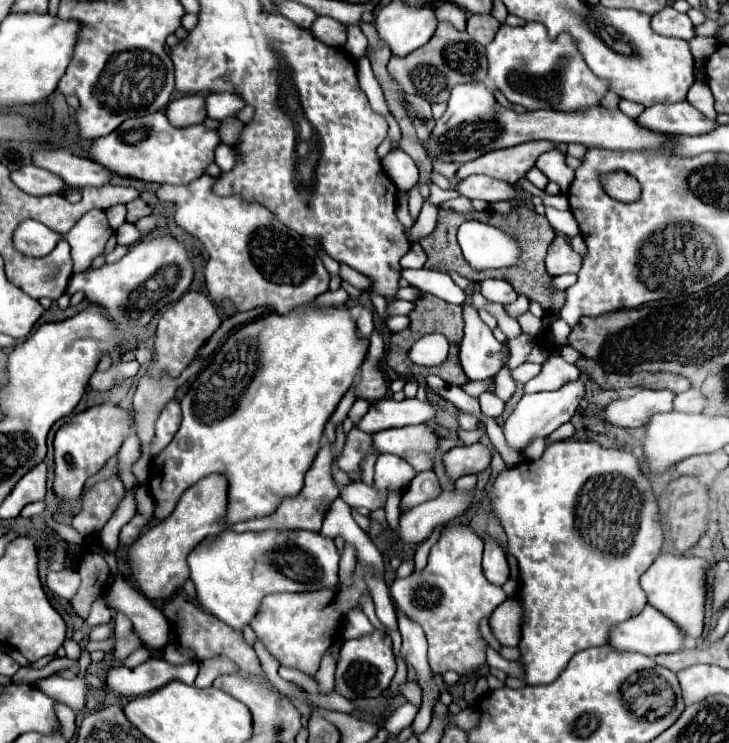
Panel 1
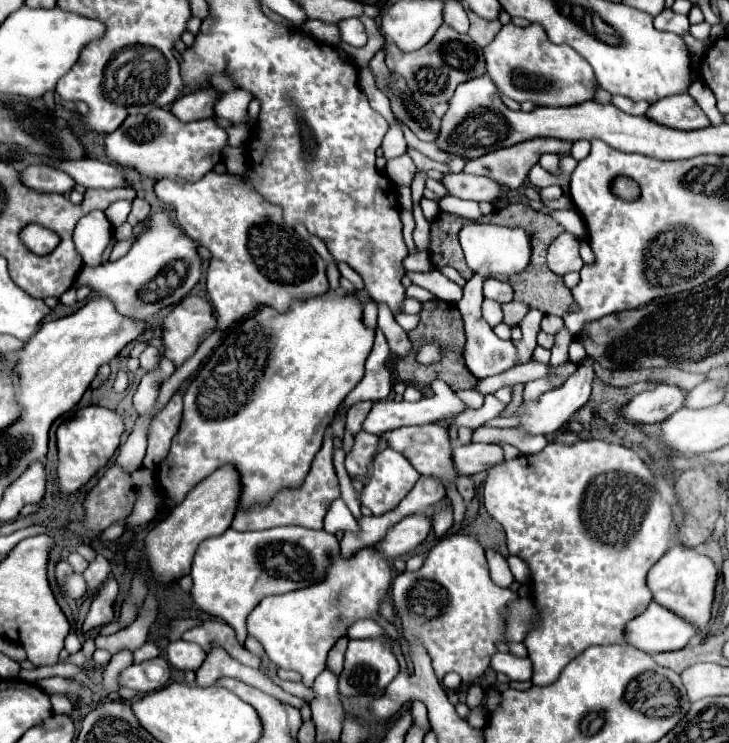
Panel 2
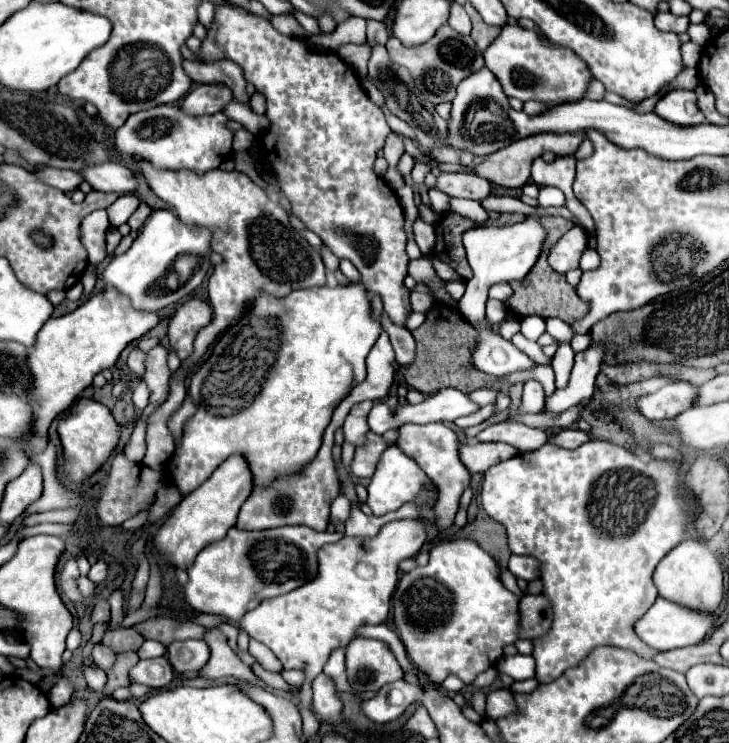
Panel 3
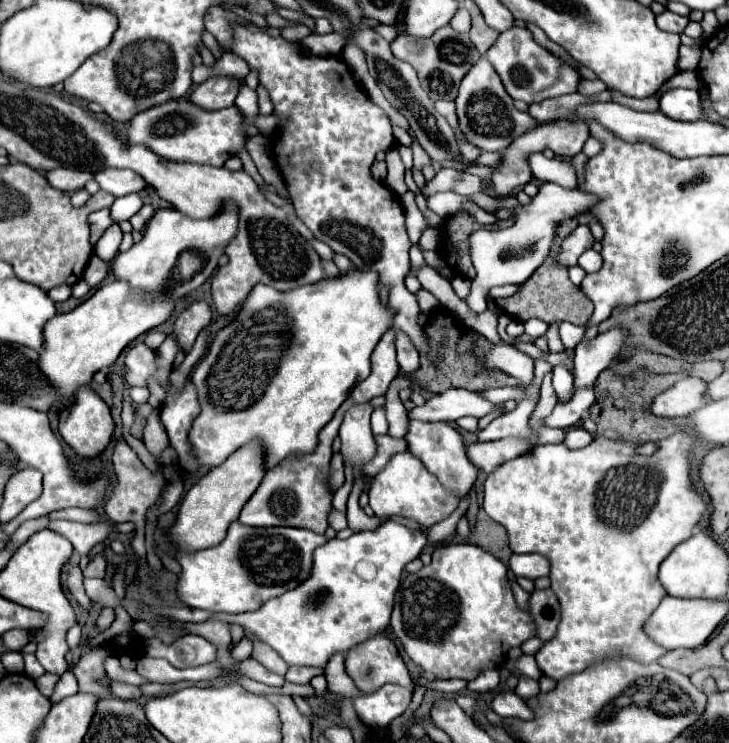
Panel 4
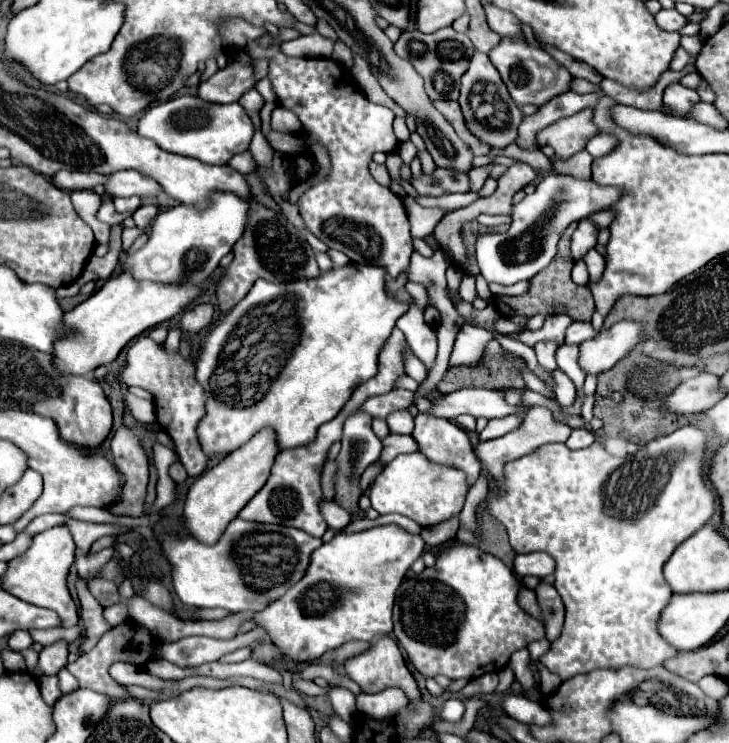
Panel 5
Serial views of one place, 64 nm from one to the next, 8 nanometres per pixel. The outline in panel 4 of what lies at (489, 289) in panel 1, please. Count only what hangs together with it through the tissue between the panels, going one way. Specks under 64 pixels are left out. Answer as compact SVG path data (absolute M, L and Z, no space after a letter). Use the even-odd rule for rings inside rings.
M496 286L496 288L490 288L490 296L492 296L492 300L508 298L508 296L516 294L518 290L520 290L520 286Z

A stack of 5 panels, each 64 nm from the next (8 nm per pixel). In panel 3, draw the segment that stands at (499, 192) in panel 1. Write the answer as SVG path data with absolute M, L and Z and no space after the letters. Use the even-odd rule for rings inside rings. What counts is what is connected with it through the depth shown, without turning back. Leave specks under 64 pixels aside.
M440 172L434 188L446 192L452 198L472 198L472 200L482 200L492 190L488 180L468 172Z

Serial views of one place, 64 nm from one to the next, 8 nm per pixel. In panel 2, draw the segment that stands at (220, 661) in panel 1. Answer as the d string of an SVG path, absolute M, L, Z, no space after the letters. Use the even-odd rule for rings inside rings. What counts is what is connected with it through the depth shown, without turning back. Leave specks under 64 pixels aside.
M212 644L208 658L196 670L196 682L198 682L198 686L212 686L220 678L242 680L242 682L258 688L258 690L264 690L266 694L270 694L270 696L274 696L278 700L286 700L288 704L292 704L296 708L302 706L300 698L296 698L292 694L286 694L280 686L272 684L260 670L254 670L254 668L248 668L248 666L240 664L238 660L228 656L224 652L224 648L220 648L220 644Z

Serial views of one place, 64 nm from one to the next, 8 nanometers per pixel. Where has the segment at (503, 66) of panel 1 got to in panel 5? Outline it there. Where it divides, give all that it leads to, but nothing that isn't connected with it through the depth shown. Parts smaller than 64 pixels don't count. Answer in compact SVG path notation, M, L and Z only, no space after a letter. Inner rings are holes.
M502 38L502 42L490 52L490 62L500 72L504 84L508 86L508 92L510 92L512 100L518 106L526 106L526 104L542 106L550 98L566 92L568 84L572 80L570 72L564 70L548 52L544 52L542 48L530 46L522 38Z

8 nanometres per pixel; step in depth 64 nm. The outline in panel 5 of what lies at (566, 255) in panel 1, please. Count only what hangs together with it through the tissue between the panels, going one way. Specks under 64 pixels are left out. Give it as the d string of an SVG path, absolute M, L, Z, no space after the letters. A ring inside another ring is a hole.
M590 218L580 220L580 224L578 224L578 228L572 236L572 256L574 256L574 260L580 260L590 248L596 246L598 232L600 232L600 226L596 226Z

